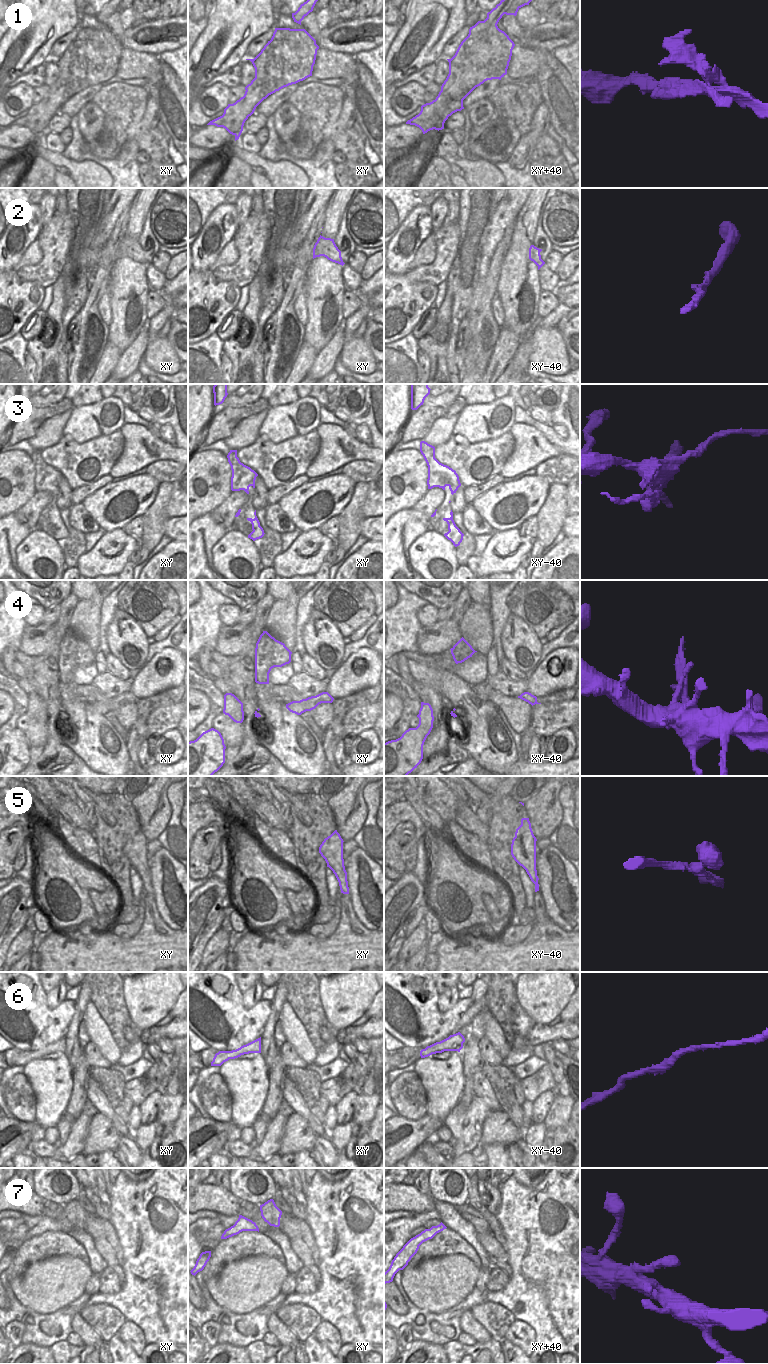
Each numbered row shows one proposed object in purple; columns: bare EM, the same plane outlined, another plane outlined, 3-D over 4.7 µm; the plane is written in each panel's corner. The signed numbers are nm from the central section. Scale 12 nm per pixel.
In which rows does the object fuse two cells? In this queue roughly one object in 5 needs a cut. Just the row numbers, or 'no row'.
1, 2, 3

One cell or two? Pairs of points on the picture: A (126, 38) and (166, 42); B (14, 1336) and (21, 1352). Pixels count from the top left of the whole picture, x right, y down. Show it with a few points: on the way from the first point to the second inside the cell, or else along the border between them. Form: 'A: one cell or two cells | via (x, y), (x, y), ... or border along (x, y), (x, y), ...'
A: one cell | via (136, 42), (141, 45), (156, 43)
B: two cells | border along (21, 1343), (15, 1347)

